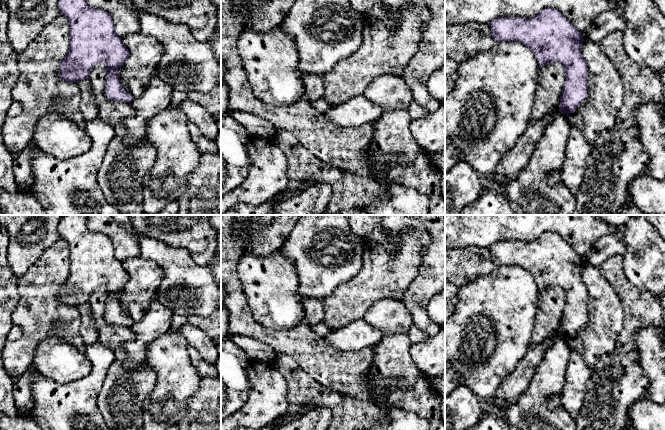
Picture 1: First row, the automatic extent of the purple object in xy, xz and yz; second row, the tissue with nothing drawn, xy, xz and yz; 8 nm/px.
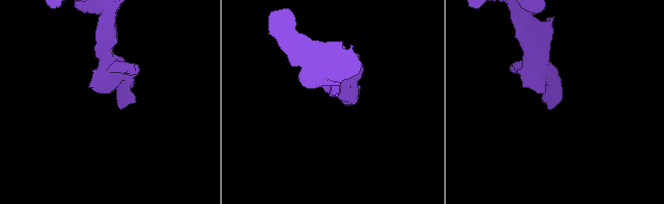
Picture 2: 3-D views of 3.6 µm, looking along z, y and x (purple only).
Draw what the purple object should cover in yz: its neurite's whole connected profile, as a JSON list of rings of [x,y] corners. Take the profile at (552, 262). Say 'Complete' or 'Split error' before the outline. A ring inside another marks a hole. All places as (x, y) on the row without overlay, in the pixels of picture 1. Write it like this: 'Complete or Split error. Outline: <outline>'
Complete. Outline: [[[545,232],[531,242],[499,241],[489,248],[495,266],[516,265],[529,272],[535,279],[539,290],[559,287],[566,296],[563,315],[560,321],[560,336],[570,338],[588,320],[588,290],[582,281],[582,257],[558,234]]]

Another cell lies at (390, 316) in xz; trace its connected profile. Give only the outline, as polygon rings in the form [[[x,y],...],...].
[[[394,299],[375,303],[363,318],[384,335],[408,334],[413,321],[405,305]]]

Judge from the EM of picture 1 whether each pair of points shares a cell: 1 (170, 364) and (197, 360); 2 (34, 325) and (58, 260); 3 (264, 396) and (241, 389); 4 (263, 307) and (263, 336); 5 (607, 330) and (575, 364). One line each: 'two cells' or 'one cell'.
1: two cells
2: one cell
3: two cells
4: two cells
5: two cells

